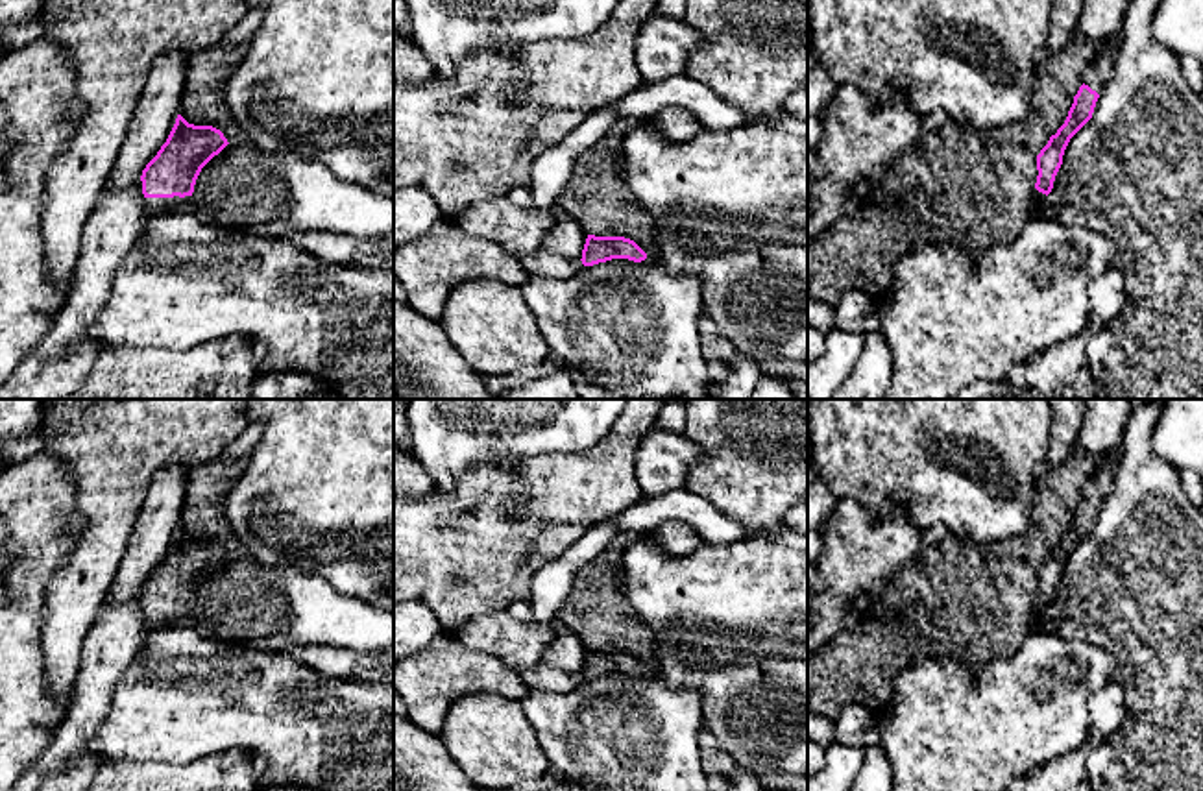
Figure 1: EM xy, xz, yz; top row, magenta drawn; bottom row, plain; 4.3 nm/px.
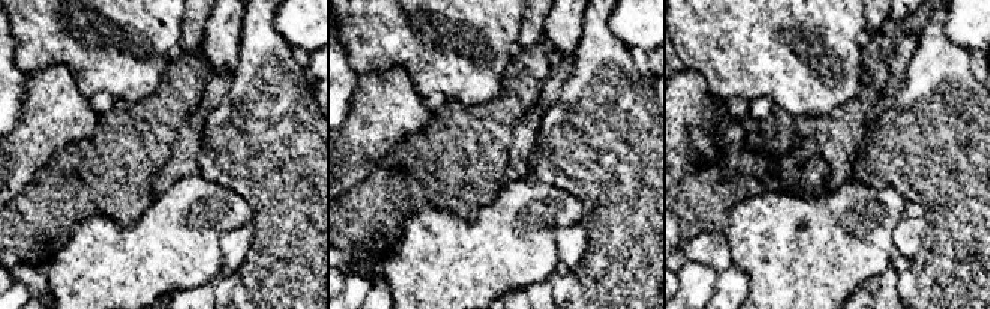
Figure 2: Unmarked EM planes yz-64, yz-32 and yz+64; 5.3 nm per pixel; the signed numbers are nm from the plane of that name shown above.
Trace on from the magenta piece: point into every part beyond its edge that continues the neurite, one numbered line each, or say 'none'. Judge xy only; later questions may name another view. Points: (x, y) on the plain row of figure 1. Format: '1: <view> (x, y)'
1: xy (152, 620)

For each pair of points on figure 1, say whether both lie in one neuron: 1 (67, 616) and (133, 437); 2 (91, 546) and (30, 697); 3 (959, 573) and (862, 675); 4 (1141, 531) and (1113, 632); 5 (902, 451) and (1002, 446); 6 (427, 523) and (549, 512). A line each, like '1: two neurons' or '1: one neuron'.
1: one neuron
2: two neurons
3: one neuron
4: one neuron
5: one neuron
6: one neuron

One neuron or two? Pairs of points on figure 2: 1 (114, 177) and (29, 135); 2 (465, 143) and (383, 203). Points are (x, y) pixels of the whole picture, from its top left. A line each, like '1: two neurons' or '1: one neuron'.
1: two neurons
2: one neuron

